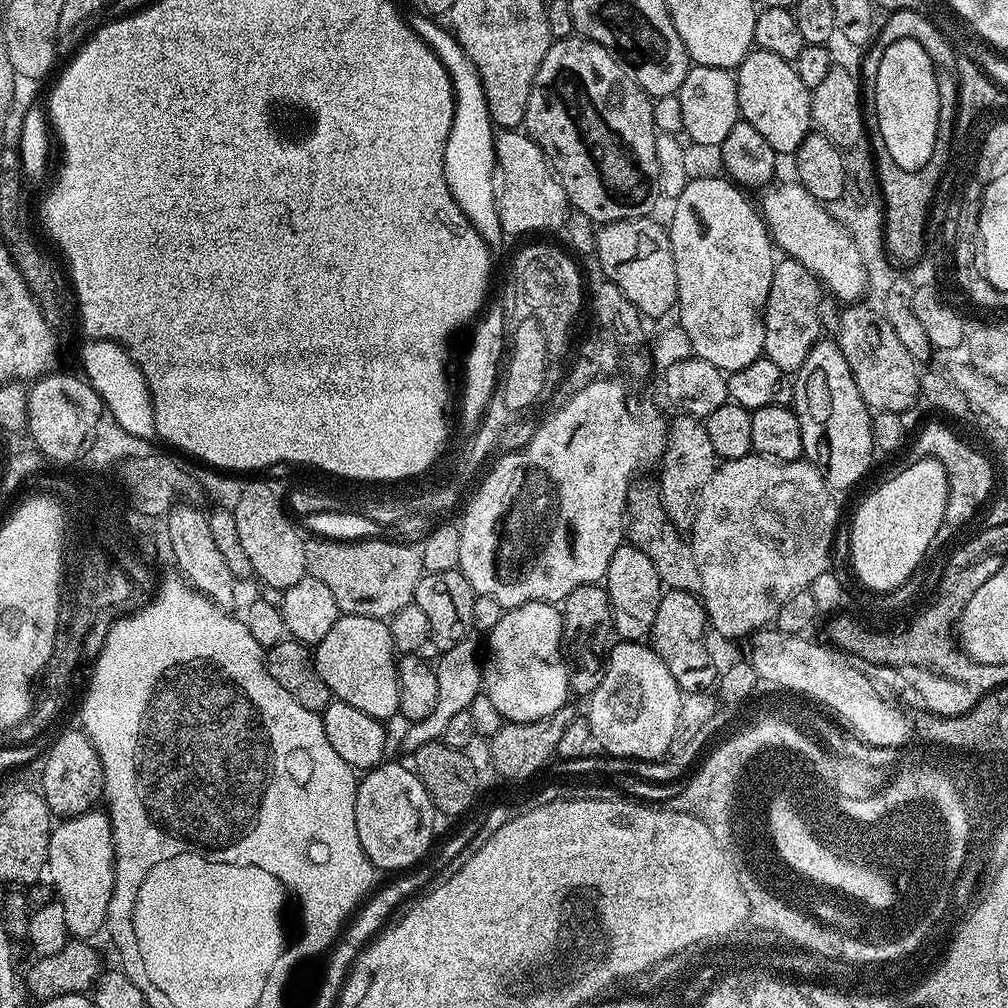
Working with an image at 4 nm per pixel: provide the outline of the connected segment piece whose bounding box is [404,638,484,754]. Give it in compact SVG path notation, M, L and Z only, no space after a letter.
M472 638L459 640L454 646L443 649L439 653L440 661L435 661L434 667L438 678L438 698L434 702L434 710L426 714L426 718L411 721L404 732L405 753L411 754L424 744L435 740L443 741L446 725L454 718L454 714L466 712L476 696L481 695L484 683L482 671L482 648L472 641Z

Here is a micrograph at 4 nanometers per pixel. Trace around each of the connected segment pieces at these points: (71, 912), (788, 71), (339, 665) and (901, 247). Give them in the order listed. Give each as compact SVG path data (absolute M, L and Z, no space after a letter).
M96 811L61 819L53 827L48 847L46 876L55 888L55 899L66 913L68 935L72 938L92 938L95 932L103 933L108 922L108 907L116 877L116 855L108 813Z
M756 48L735 69L734 75L742 119L750 122L750 126L754 126L754 130L758 130L758 134L762 134L766 142L770 142L776 153L794 154L814 128L812 93L802 82L802 78L798 78L795 63L778 58L778 54Z
M341 615L334 626L330 626L330 634L326 634L326 638L315 645L314 659L322 682L326 682L335 699L381 722L388 722L392 715L395 717L399 713L400 679L396 673L398 653L385 621Z
M871 148L884 207L884 247L893 261L908 266L923 254L924 234L928 228L928 209L936 195L941 176L904 176L904 170L890 158L890 150Z

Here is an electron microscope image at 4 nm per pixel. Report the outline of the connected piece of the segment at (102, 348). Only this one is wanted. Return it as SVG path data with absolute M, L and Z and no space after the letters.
M88 340L82 350L83 375L120 426L132 436L153 441L156 435L151 392L139 365L120 344L112 340Z

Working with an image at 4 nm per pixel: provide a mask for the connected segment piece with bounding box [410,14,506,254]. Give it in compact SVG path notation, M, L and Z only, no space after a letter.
M428 14L411 17L410 23L414 34L426 42L426 46L432 49L432 53L442 62L442 66L448 72L448 77L452 83L452 93L456 99L456 109L454 118L450 126L450 134L446 138L446 154L444 155L444 169L446 170L446 182L450 186L450 194L454 194L454 202L462 206L462 214L470 218L474 230L482 234L489 252L496 254L506 241L506 233L502 230L500 221L500 205L498 203L498 173L496 171L496 132L490 118L490 110L486 106L486 90L482 90L482 78L478 78L478 70L474 62L462 50L462 46L456 41L456 35L452 33L443 23L439 24L439 19Z

